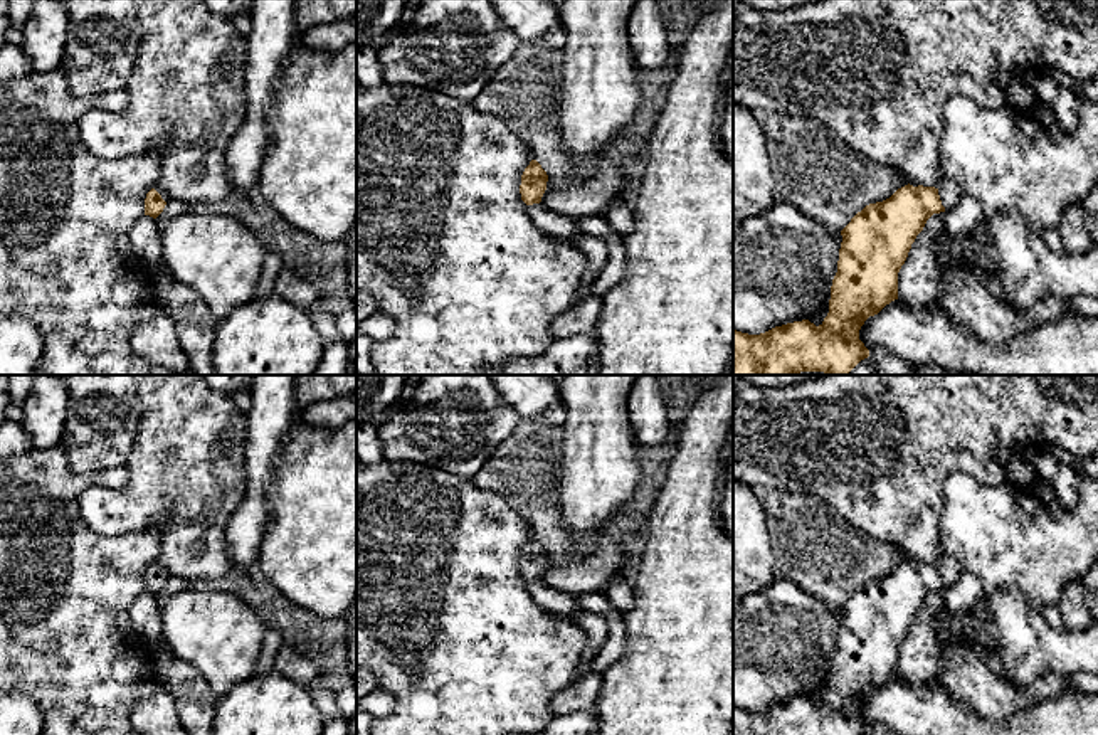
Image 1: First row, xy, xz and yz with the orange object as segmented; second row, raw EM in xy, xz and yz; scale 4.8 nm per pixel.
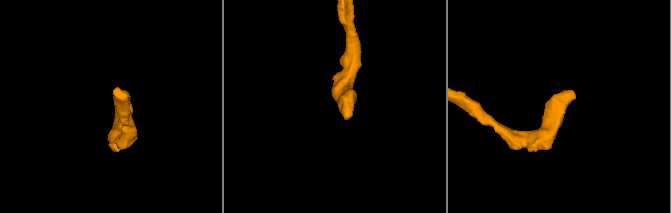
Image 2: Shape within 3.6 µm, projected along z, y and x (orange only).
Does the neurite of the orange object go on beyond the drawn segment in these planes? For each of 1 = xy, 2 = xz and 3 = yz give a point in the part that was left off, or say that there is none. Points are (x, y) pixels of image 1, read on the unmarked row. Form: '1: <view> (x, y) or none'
1: xy (158, 565)
2: xz (550, 599)
3: yz (950, 569)

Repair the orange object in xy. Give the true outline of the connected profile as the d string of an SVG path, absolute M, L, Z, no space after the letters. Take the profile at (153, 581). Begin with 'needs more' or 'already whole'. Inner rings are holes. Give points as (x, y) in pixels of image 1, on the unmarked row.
needs more; M155 562L145 575L145 592L156 595L165 582L172 577L172 574L160 563Z

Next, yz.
needs more; M943 557L938 565L908 560L889 575L866 582L841 607L837 649L824 698L819 703L809 696L794 698L760 711L733 706L733 735L868 735L869 727L859 716L861 703L898 676L898 649L926 597L933 590L953 585L962 574L955 557Z

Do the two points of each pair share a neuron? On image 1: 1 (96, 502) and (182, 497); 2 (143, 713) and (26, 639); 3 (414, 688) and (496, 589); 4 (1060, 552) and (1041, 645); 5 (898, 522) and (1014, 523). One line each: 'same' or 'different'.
1: same
2: different
3: same
4: different
5: different

